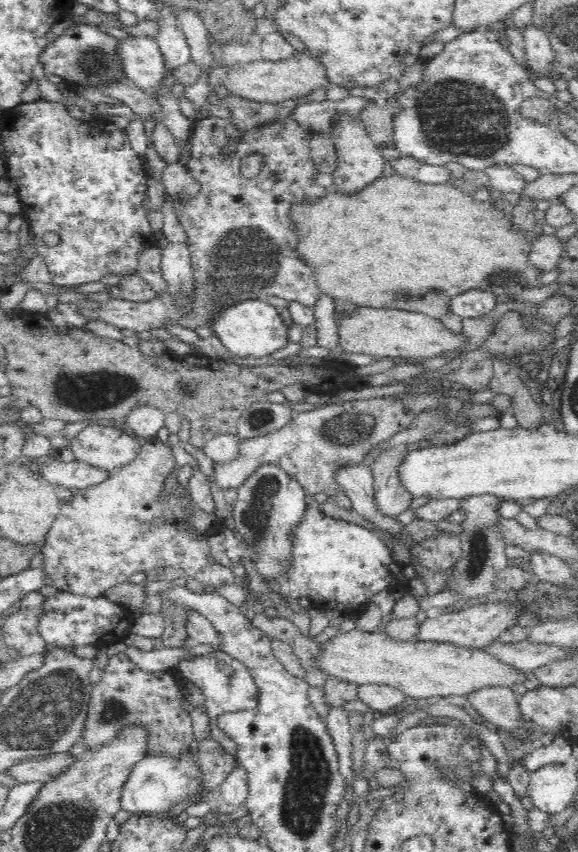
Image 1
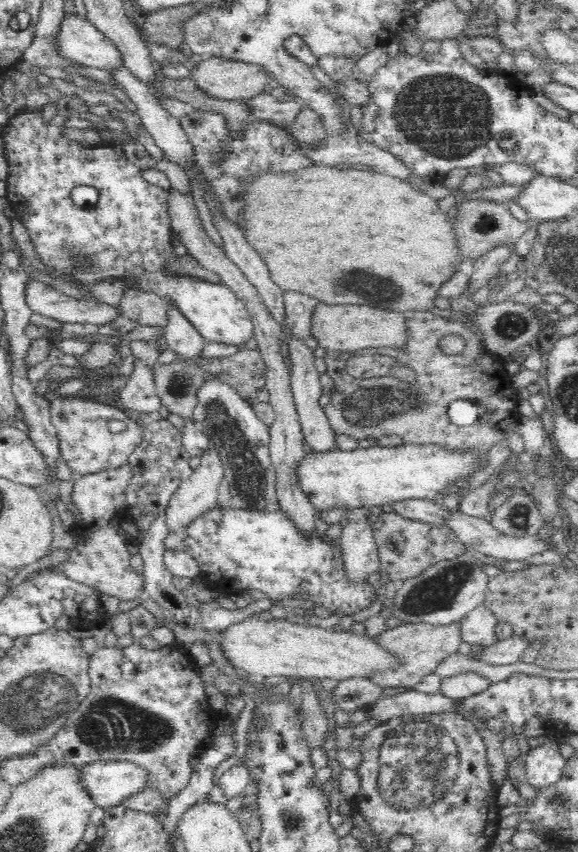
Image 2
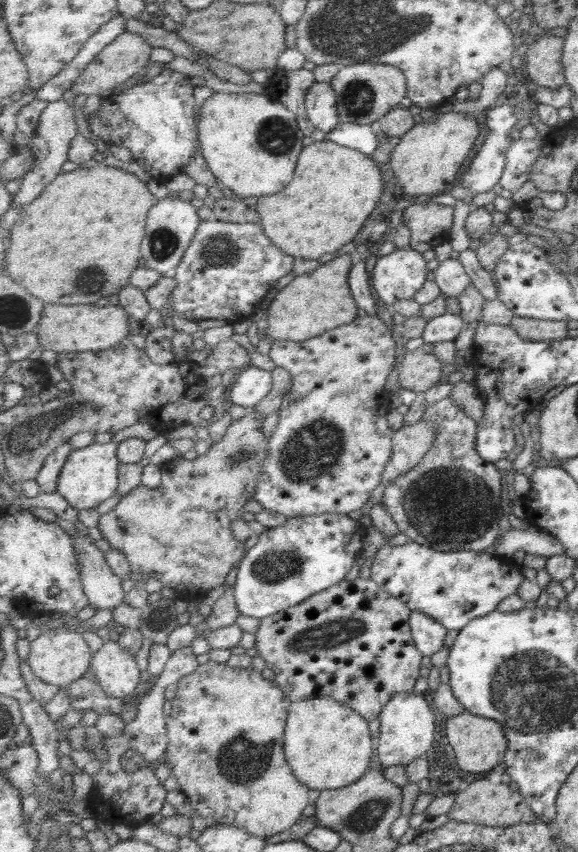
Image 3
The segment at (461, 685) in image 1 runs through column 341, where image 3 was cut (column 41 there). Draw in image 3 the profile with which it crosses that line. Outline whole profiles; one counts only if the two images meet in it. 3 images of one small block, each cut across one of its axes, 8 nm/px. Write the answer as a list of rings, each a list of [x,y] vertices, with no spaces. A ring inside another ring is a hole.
[[[61,629],[42,631],[37,639],[31,643],[30,650],[28,663],[35,674],[45,682],[61,688],[65,688],[67,685],[71,686],[73,682],[83,678],[83,674],[90,670],[94,658],[89,644],[85,642],[82,634],[65,632]]]

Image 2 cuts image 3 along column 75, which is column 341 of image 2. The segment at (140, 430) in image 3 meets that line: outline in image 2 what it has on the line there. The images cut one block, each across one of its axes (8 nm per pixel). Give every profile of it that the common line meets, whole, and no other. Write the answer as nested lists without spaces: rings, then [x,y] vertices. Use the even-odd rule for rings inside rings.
[[[404,444],[402,446],[374,445],[356,450],[333,450],[327,453],[306,453],[299,464],[298,476],[302,490],[320,511],[331,508],[351,510],[360,506],[398,504],[400,501],[422,499],[438,501],[438,494],[461,480],[470,480],[474,472],[488,466],[478,450],[448,448],[435,445]]]

